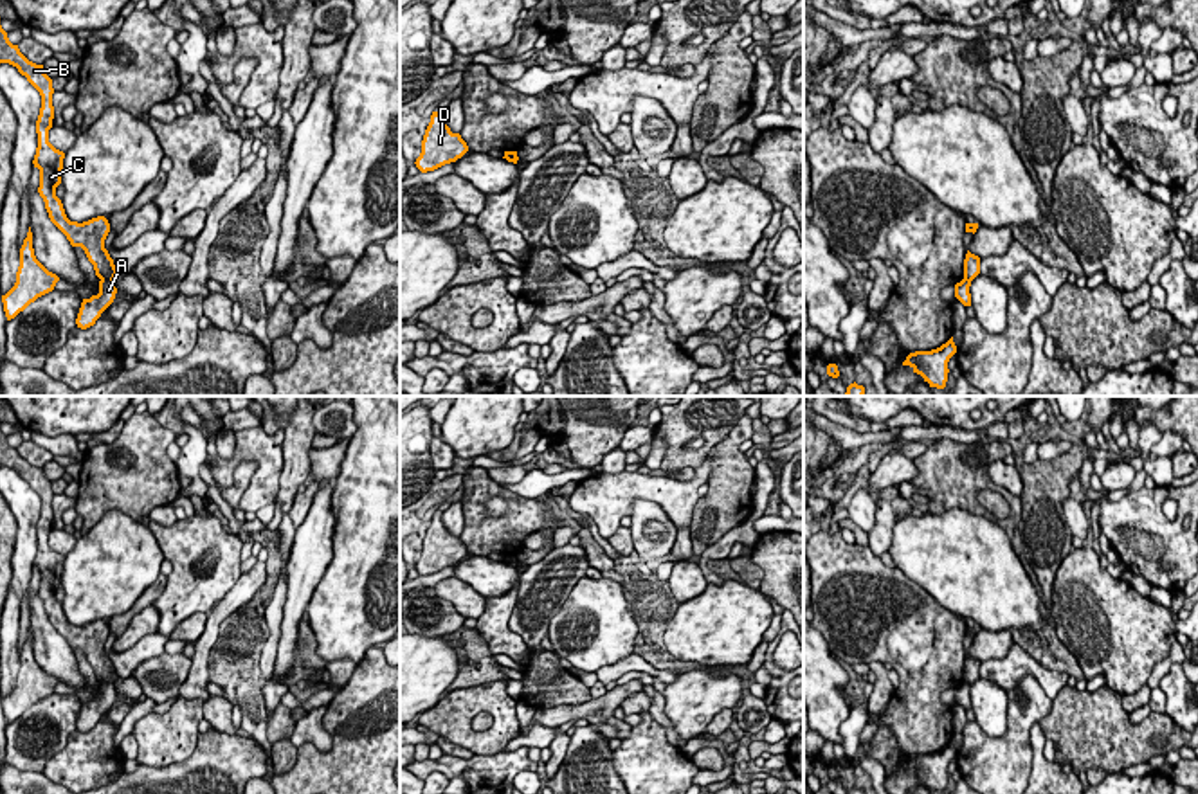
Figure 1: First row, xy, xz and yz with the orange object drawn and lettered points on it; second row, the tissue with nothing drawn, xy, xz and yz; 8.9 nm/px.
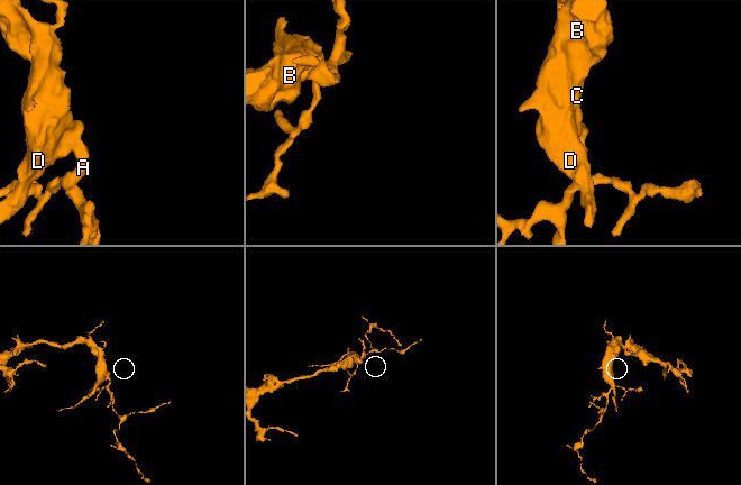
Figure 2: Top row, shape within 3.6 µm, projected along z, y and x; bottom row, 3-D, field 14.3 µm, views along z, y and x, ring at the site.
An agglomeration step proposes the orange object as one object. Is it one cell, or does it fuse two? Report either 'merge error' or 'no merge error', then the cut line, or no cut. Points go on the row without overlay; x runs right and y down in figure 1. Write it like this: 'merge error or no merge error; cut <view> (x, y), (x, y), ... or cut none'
merge error; cut xy (101, 681), (112, 683)

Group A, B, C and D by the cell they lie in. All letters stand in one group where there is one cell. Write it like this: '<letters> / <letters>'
A / B C D

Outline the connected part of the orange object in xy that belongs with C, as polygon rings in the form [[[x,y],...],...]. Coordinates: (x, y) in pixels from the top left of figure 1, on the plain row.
[[[0,429],[0,466],[9,466],[18,472],[22,479],[40,495],[41,511],[36,524],[38,551],[34,558],[34,571],[40,573],[38,596],[45,605],[50,625],[67,639],[72,650],[81,650],[94,668],[99,682],[115,682],[117,672],[104,643],[110,636],[110,627],[104,619],[92,621],[77,627],[70,625],[65,618],[61,603],[56,600],[56,591],[61,587],[61,573],[65,556],[56,553],[49,546],[49,533],[52,531],[54,510],[52,510],[52,483],[45,477],[43,468],[29,465],[7,441],[7,436]]]

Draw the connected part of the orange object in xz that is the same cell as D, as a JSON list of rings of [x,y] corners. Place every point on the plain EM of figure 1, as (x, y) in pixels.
[[[432,515],[431,526],[422,544],[422,556],[414,567],[422,576],[427,576],[445,567],[456,565],[467,555],[468,549],[461,538],[450,535],[441,517]]]

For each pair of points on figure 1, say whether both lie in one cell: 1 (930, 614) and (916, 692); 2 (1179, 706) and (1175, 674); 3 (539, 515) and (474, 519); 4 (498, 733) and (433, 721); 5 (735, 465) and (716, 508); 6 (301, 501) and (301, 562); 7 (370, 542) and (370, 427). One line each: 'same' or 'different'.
1: same
2: same
3: same
4: same
5: same
6: different
7: same

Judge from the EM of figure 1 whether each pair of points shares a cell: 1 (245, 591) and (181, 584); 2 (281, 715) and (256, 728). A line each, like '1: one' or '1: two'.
1: two
2: two

